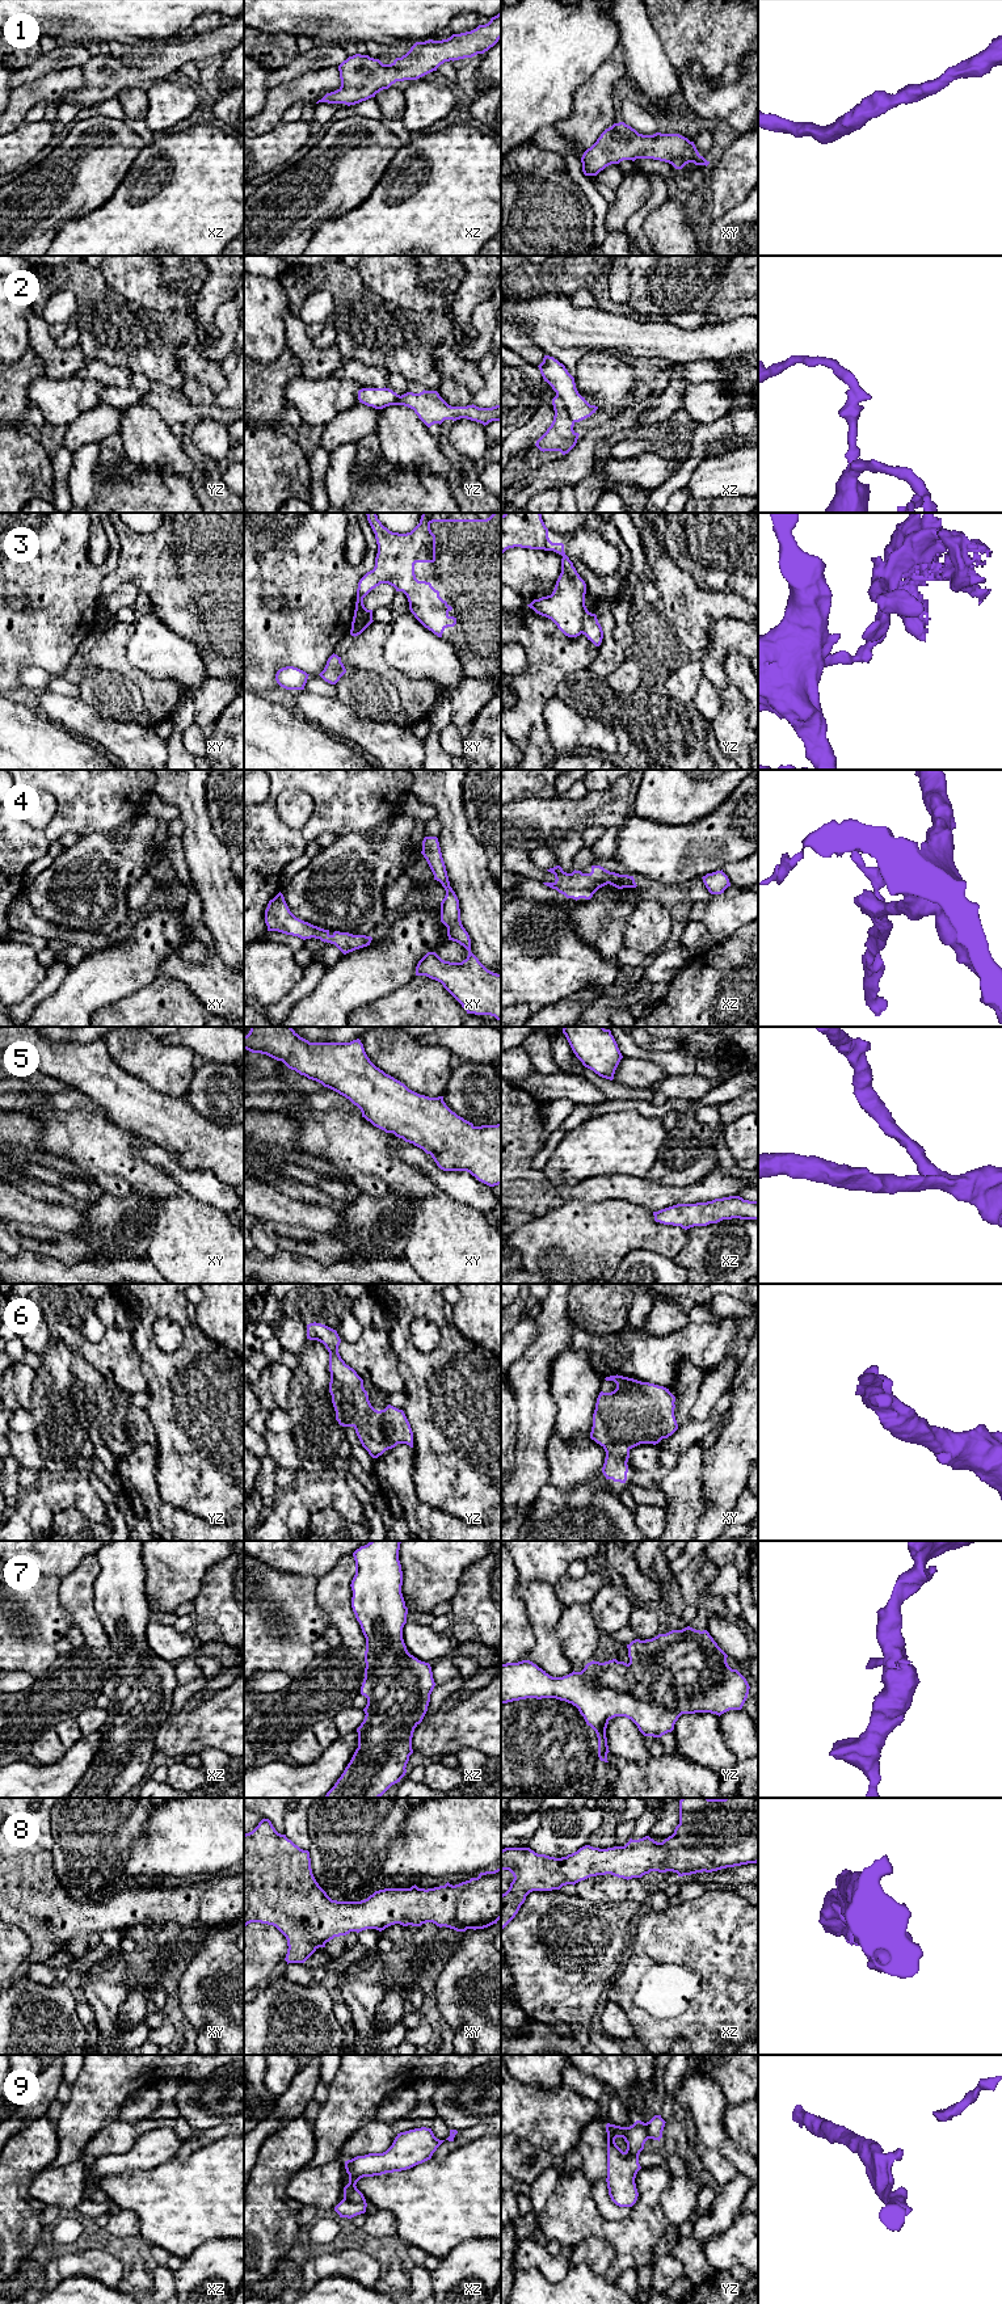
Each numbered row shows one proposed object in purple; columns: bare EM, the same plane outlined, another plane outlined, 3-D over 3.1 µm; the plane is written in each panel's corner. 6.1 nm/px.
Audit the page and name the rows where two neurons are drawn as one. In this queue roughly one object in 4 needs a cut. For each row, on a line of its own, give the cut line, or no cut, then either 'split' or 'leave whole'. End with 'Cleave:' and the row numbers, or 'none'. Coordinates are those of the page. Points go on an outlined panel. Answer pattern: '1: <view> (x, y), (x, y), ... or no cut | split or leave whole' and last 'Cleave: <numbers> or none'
1: no cut | leave whole
2: xz (556, 394), (573, 422) | split
3: yz (588, 611), (582, 620), (581, 632) | split
4: no cut | leave whole
5: no cut | leave whole
6: no cut | leave whole
7: no cut | leave whole
8: no cut | leave whole
9: xz (344, 2198), (365, 2203) | split
Cleave: 2, 3, 9

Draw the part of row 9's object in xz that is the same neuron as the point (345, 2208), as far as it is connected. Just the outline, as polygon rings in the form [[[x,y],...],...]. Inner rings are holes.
[[[342,2199],[336,2207],[334,2211],[340,2217],[351,2219],[357,2215],[366,2212],[367,2203],[353,2203],[350,2200]]]

